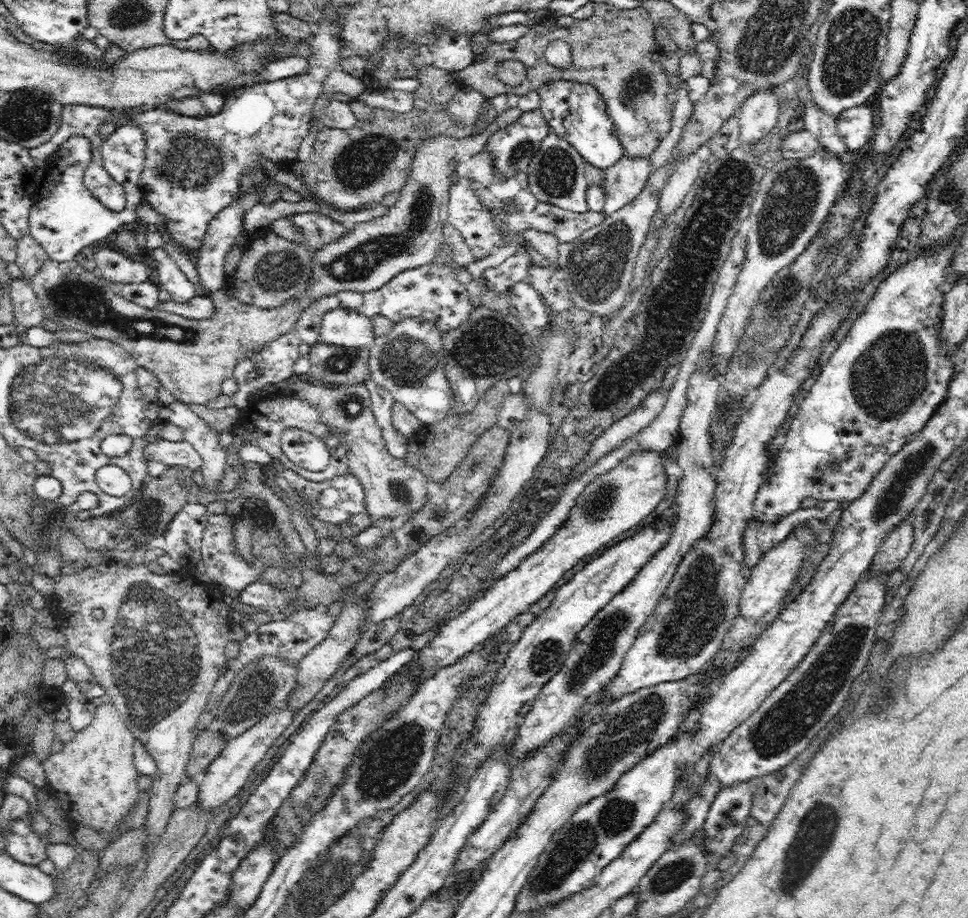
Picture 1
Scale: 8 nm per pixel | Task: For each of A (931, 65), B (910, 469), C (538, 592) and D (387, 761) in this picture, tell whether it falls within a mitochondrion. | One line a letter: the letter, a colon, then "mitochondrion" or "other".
A: other
B: mitochondrion
C: other
D: mitochondrion

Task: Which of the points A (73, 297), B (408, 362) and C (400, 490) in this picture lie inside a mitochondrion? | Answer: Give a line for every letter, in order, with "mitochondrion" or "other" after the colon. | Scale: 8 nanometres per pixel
A: mitochondrion
B: mitochondrion
C: mitochondrion

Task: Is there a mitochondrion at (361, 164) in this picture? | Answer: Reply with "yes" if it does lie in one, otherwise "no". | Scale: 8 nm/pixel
yes

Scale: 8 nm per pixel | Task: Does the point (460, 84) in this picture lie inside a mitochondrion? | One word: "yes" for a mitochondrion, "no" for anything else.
no

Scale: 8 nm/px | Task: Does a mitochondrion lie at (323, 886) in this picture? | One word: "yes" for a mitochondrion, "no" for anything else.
yes

